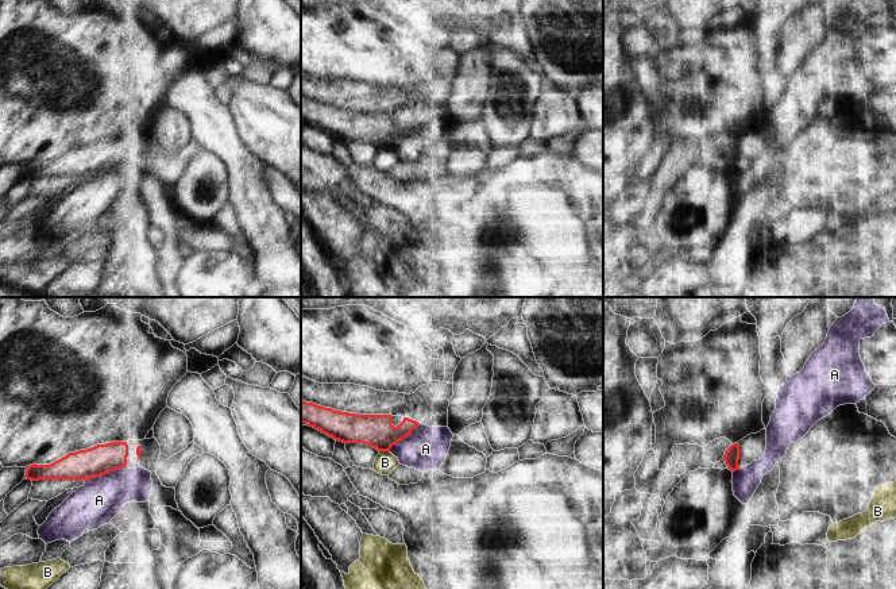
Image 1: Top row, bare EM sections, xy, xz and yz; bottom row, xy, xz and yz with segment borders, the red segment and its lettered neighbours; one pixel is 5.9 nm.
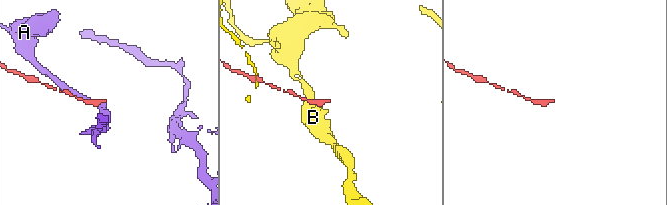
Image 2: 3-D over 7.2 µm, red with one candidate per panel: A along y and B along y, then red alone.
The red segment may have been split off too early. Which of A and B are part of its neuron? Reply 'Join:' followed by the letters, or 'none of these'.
Join: none of these

